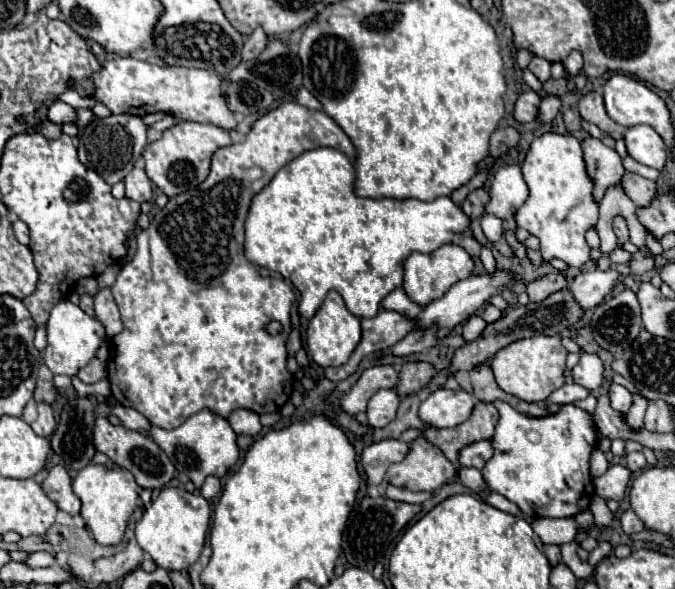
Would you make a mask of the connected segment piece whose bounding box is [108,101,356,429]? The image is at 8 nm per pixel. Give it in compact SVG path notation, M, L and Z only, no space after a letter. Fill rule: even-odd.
M286 101L276 111L258 119L244 143L218 149L212 157L206 181L172 197L166 207L154 215L150 227L136 237L136 253L132 261L121 268L112 285L124 331L110 339L108 381L120 405L136 409L156 427L176 429L184 419L206 407L222 417L228 417L240 407L262 415L280 411L290 399L294 377L286 371L286 339L290 331L290 309L296 301L295 291L283 278L262 277L258 267L244 257L244 221L252 197L260 193L286 163L316 147L334 147L352 161L356 159L352 141L332 117L324 111L312 111L294 101ZM270 321L282 321L284 333L276 337L268 335L266 325Z

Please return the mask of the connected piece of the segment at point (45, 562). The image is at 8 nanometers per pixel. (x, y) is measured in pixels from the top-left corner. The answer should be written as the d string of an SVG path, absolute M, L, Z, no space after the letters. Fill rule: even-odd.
M30 553L26 565L30 565L30 567L54 567L56 555L52 555L52 553Z

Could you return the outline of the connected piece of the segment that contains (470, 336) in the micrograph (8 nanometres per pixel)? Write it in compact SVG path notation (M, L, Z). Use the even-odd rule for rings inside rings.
M472 315L472 317L462 325L462 337L464 337L464 341L470 343L470 341L474 341L476 337L480 337L480 333L484 331L484 327L486 327L486 321L484 321L482 317L478 317L478 315Z

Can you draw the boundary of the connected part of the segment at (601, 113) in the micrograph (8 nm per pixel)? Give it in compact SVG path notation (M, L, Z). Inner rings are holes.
M596 91L586 93L586 95L580 99L578 109L580 109L582 119L586 119L586 121L598 125L598 127L600 127L602 131L606 131L610 137L614 137L614 139L622 139L622 135L624 135L626 129L620 127L620 125L616 125L616 123L608 117L600 93L596 93Z

